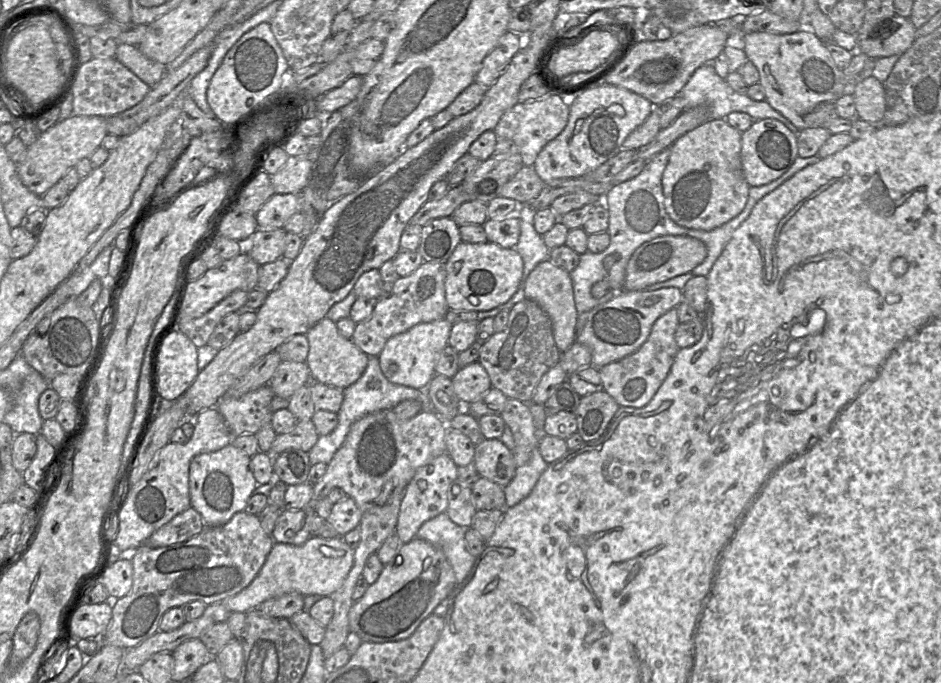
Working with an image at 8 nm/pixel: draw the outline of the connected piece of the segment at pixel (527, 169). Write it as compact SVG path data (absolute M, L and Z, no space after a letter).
M523 165L520 170L503 185L499 196L513 199L518 204L525 204L540 194L544 184L533 166Z

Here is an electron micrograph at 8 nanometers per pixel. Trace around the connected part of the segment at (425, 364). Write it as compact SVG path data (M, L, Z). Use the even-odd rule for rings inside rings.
M441 319L417 324L406 332L391 337L378 356L384 376L393 384L426 389L435 375L435 365L439 355L448 345L452 326L446 319Z

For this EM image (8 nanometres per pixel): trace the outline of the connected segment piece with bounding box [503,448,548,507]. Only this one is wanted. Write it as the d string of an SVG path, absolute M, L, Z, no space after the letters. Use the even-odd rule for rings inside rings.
M534 448L529 461L516 468L514 478L503 488L505 507L513 507L524 500L531 493L547 466L539 449Z

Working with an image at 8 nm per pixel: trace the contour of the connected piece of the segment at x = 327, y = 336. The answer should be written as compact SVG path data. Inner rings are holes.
M324 317L307 332L306 336L309 342L306 363L313 382L345 389L362 376L367 367L369 356L360 350L351 339L343 337L335 322Z

